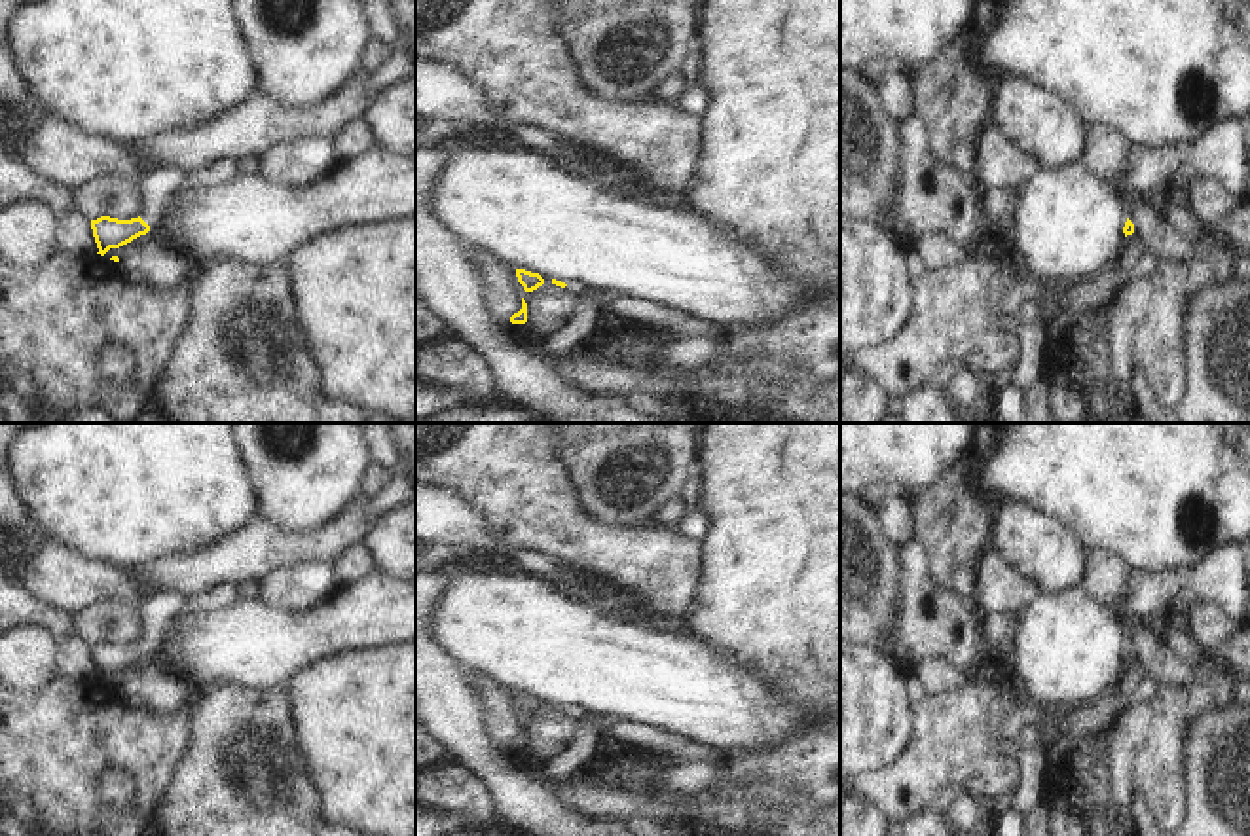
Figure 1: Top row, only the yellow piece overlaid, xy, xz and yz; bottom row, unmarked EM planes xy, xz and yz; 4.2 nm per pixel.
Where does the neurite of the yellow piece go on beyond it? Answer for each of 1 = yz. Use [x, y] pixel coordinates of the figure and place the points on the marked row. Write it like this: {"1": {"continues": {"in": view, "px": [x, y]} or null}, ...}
{"1": {"continues": null}}

